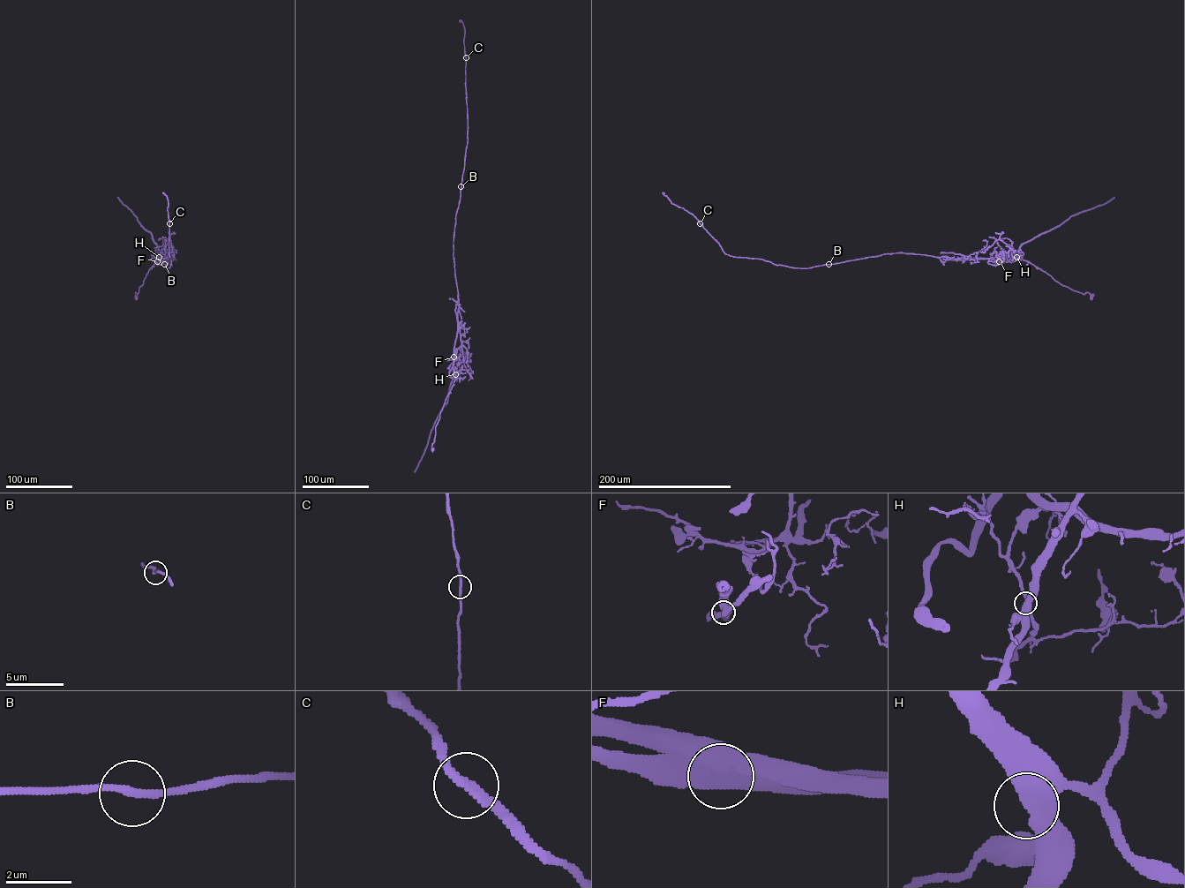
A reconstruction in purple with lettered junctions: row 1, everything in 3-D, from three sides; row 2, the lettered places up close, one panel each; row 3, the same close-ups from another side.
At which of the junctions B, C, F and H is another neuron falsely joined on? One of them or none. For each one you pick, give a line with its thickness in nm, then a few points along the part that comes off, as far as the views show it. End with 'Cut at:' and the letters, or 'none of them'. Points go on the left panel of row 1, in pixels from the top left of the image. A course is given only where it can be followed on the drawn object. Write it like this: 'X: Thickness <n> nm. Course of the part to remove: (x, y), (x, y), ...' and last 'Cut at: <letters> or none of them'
F: Thickness 650 nm. Course of the part to remove: (157, 261), (138, 294), (135, 292), (136, 299)
Cut at: F

